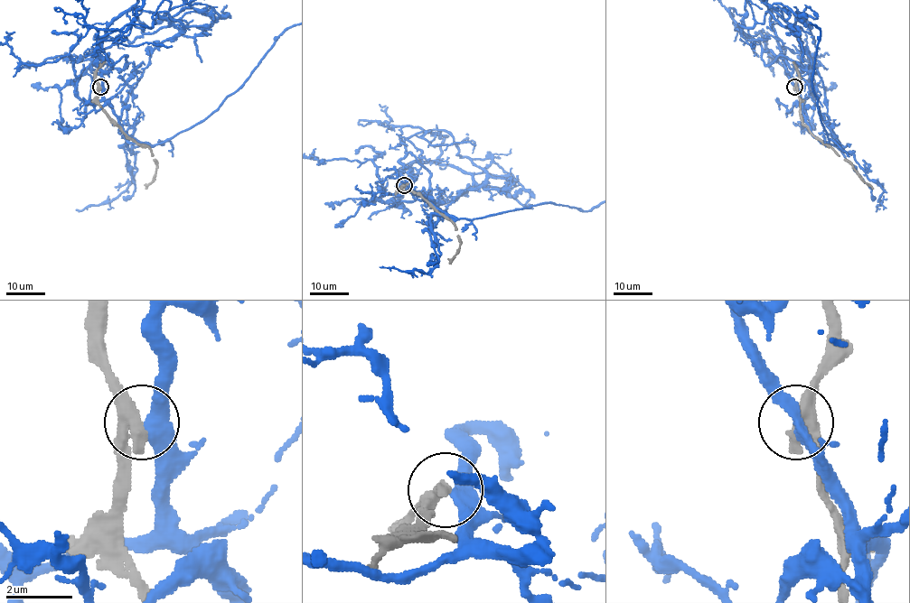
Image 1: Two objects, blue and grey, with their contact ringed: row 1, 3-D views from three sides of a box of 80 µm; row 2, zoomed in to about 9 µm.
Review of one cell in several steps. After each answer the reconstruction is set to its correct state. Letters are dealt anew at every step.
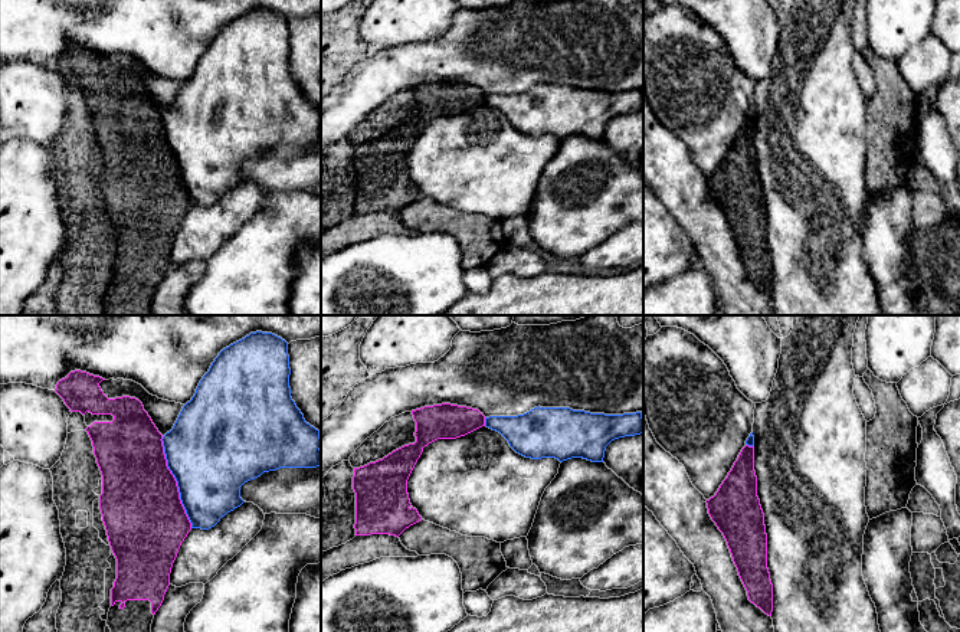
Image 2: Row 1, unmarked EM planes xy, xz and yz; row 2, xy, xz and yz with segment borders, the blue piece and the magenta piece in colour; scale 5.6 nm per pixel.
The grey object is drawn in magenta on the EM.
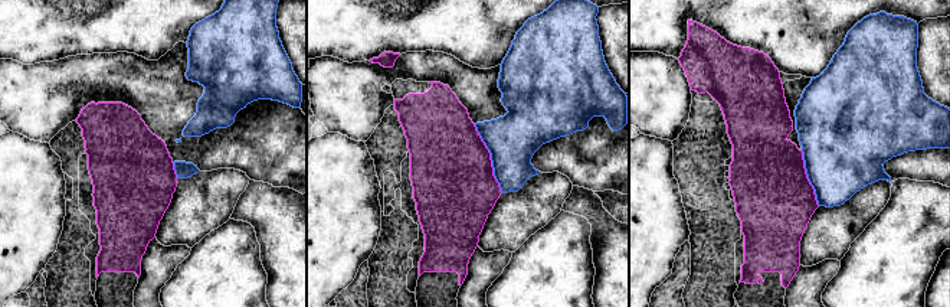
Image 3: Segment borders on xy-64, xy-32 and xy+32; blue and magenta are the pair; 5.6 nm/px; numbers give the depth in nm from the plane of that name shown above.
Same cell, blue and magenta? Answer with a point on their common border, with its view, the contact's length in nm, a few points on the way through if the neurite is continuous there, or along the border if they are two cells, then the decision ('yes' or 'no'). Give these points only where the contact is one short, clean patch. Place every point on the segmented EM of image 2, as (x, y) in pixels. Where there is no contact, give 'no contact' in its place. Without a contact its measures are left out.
meets blue in xy at (177, 482); contact 550 nm long; border along xy (161, 436), (166, 465), (176, 481), (180, 503), (192, 527); no

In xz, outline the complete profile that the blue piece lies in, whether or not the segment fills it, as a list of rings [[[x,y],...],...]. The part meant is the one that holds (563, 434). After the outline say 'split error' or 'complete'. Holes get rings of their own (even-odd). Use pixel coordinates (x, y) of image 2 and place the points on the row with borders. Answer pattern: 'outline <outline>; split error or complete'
outline [[[538,406],[518,416],[485,417],[485,426],[499,432],[525,458],[603,462],[612,441],[643,433],[643,417],[640,412],[604,415]]]; complete

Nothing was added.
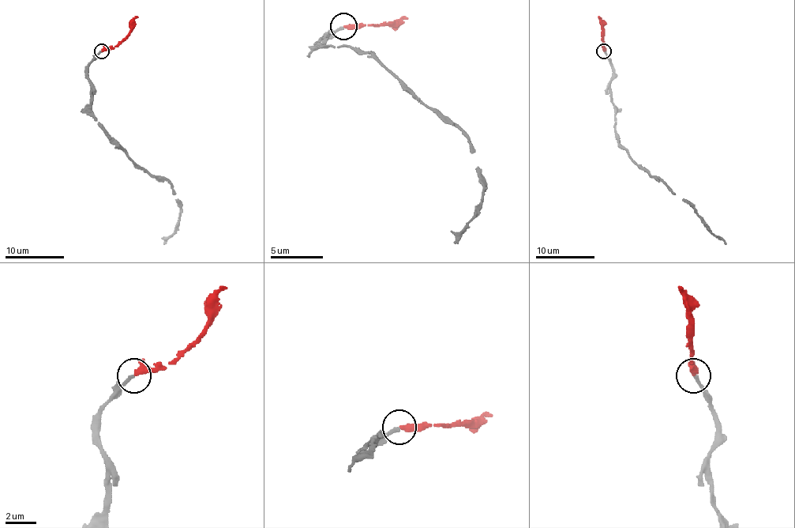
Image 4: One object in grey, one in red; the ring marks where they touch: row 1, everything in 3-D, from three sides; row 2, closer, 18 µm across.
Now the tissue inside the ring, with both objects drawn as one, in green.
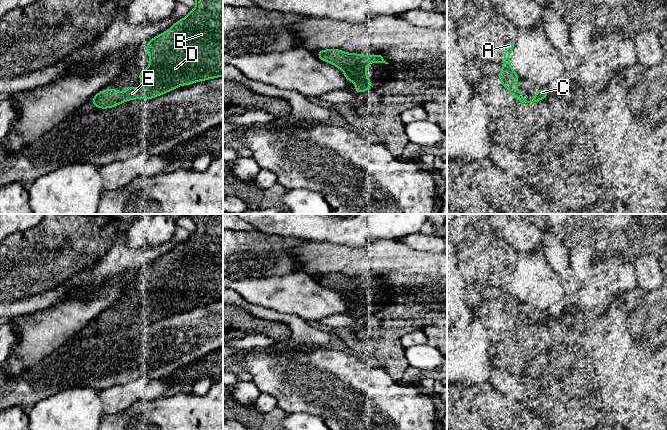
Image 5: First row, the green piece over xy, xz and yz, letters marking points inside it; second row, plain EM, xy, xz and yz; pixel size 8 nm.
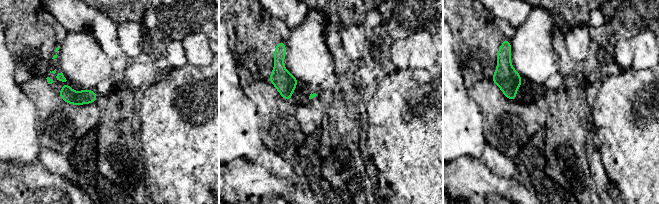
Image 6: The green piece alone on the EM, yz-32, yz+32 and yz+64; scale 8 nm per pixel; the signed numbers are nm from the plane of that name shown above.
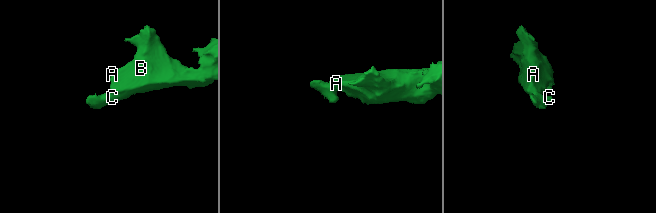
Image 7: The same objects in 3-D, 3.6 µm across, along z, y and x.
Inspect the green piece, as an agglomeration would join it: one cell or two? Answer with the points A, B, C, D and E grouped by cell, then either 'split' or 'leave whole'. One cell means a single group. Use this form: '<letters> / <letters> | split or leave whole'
A B C D E | leave whole

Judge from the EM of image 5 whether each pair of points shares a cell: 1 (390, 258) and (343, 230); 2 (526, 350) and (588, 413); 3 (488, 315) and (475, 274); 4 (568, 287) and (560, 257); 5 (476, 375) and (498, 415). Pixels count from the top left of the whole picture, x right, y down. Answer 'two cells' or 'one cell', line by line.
1: two cells
2: two cells
3: two cells
4: one cell
5: two cells

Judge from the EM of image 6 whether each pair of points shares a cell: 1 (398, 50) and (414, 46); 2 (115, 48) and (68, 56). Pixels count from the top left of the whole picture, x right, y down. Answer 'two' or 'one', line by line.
1: two
2: two

